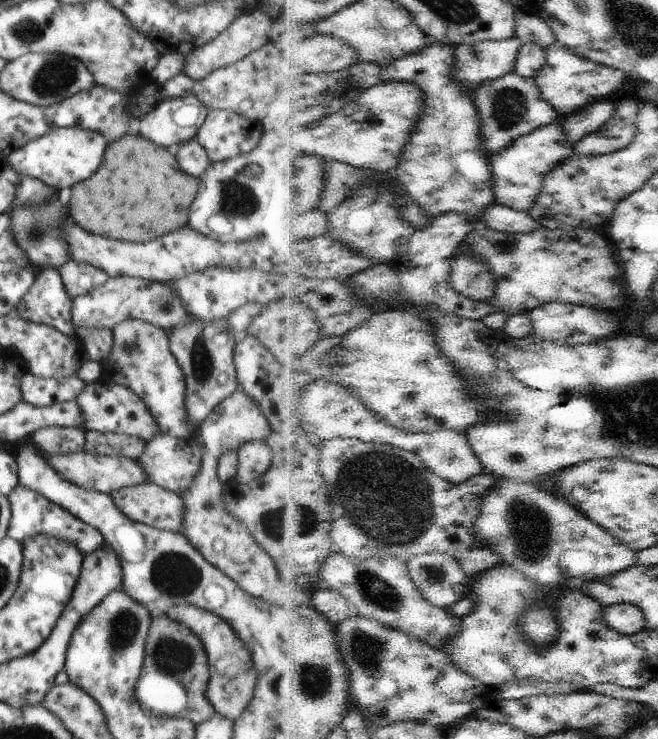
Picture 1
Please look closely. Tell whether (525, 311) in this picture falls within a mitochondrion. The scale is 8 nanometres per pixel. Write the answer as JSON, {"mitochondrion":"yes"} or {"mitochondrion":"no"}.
{"mitochondrion":"no"}

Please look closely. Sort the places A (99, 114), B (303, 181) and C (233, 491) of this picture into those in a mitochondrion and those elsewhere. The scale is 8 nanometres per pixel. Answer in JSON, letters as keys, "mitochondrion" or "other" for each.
{"A":"other","B":"other","C":"other"}

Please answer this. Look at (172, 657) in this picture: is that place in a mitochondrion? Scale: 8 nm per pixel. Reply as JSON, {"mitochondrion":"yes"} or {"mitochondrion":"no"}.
{"mitochondrion":"yes"}

